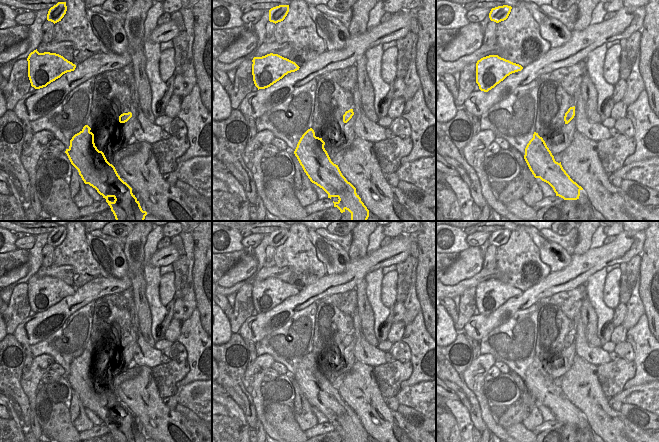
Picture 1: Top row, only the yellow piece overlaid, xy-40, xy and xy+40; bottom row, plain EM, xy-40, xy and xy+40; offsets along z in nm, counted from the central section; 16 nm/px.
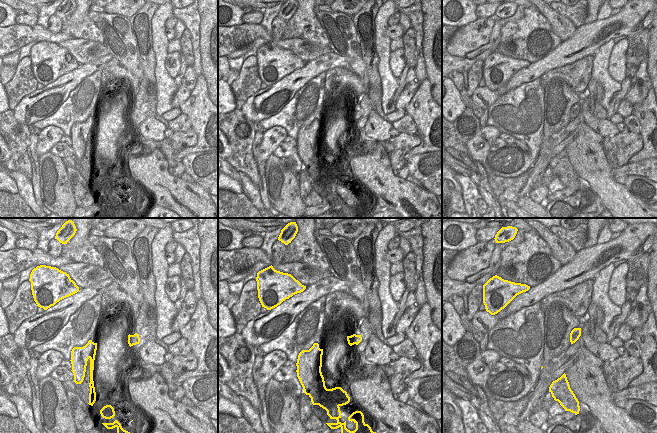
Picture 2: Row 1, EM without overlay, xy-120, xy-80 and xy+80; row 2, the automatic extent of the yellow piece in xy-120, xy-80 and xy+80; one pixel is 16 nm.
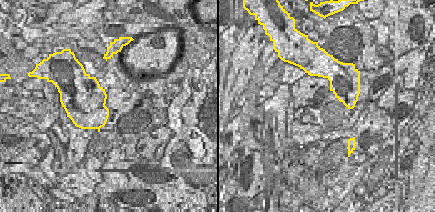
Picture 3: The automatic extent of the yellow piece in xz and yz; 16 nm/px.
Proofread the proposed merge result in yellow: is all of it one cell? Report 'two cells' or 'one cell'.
two cells

